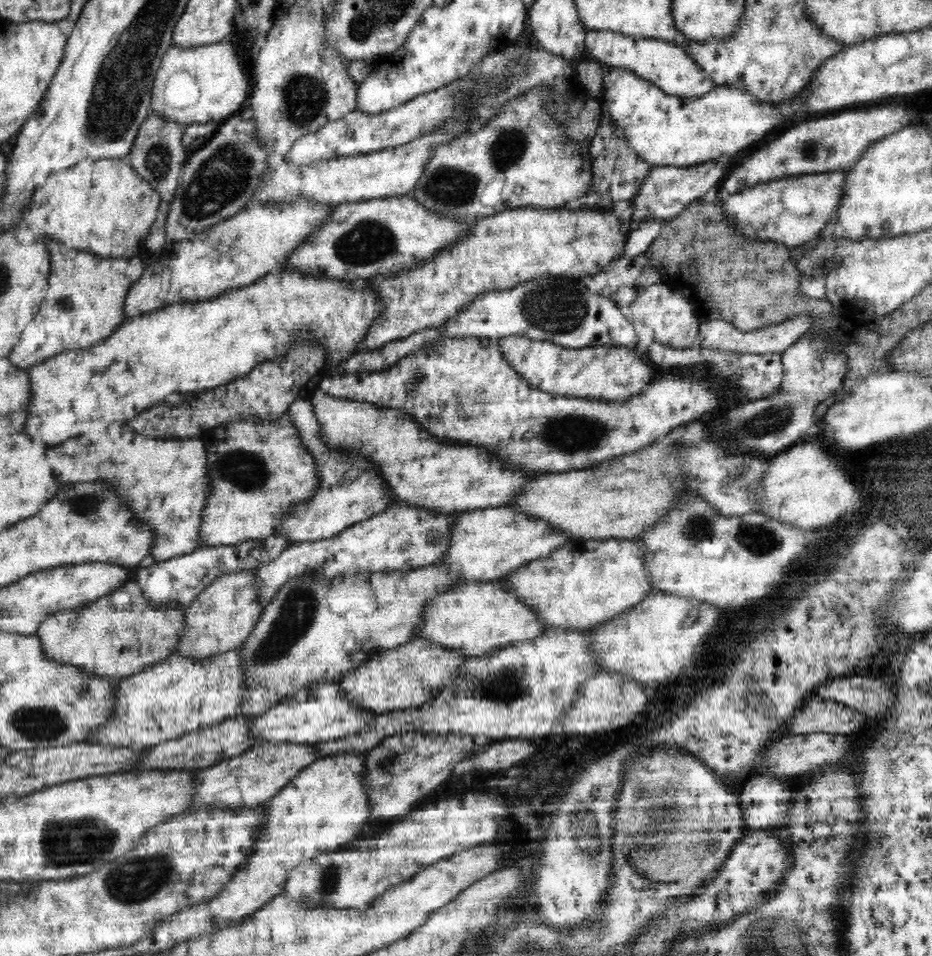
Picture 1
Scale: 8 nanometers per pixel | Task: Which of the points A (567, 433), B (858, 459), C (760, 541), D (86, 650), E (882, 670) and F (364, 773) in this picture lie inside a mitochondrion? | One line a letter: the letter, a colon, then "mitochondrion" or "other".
A: mitochondrion
B: other
C: mitochondrion
D: other
E: other
F: other

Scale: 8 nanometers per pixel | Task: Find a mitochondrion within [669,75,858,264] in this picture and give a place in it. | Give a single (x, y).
(810, 151)

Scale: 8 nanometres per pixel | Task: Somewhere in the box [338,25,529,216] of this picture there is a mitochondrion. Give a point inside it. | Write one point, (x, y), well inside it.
(449, 187)

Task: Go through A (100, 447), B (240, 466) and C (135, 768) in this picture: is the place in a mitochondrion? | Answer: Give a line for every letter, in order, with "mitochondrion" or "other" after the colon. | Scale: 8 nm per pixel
A: other
B: mitochondrion
C: other

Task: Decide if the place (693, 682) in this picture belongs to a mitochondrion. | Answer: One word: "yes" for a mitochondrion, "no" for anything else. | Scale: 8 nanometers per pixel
no

